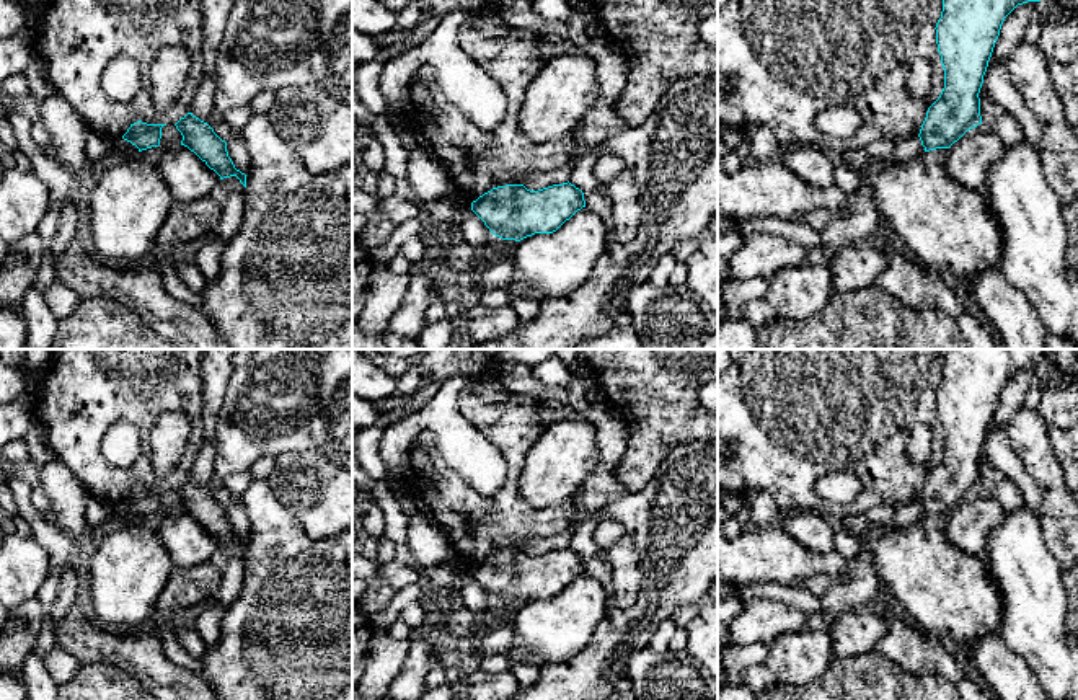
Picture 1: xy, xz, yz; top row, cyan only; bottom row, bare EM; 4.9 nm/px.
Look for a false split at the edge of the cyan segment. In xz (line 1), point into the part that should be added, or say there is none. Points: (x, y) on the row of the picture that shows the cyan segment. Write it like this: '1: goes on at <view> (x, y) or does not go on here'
1: does not go on here

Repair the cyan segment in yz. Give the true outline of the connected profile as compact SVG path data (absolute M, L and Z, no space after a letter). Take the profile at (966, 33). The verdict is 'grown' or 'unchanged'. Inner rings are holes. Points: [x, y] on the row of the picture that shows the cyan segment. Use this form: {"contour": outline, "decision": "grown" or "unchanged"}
{"contour": "M943 0L941 18L936 23L936 44L944 69L944 88L928 108L920 129L925 152L949 148L967 131L982 124L980 88L995 42L1005 18L1018 7L1040 0Z", "decision": "unchanged"}

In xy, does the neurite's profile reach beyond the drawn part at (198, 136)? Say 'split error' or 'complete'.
complete

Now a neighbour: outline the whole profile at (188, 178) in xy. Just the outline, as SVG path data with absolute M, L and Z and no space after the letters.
M178 144L163 148L157 163L175 201L192 202L207 197L220 176L188 147Z

